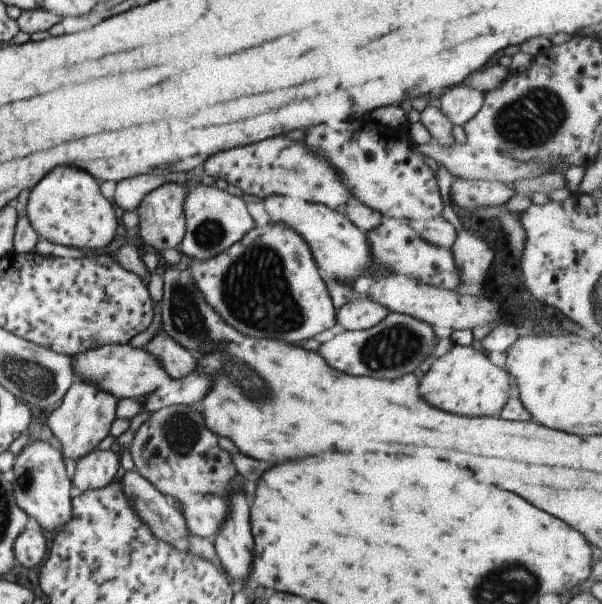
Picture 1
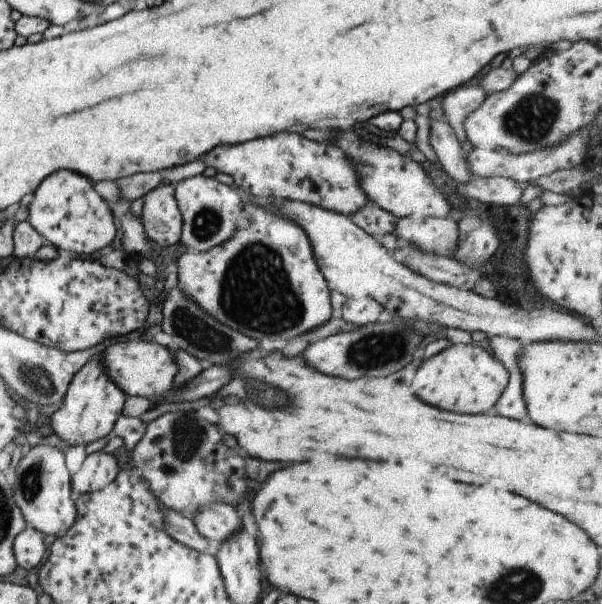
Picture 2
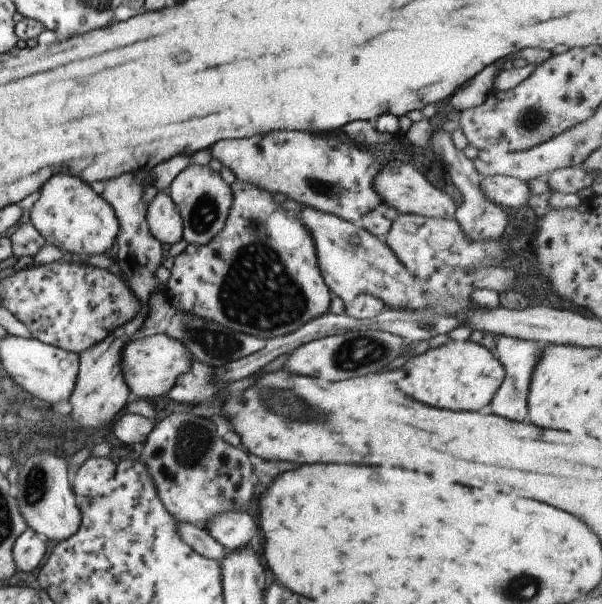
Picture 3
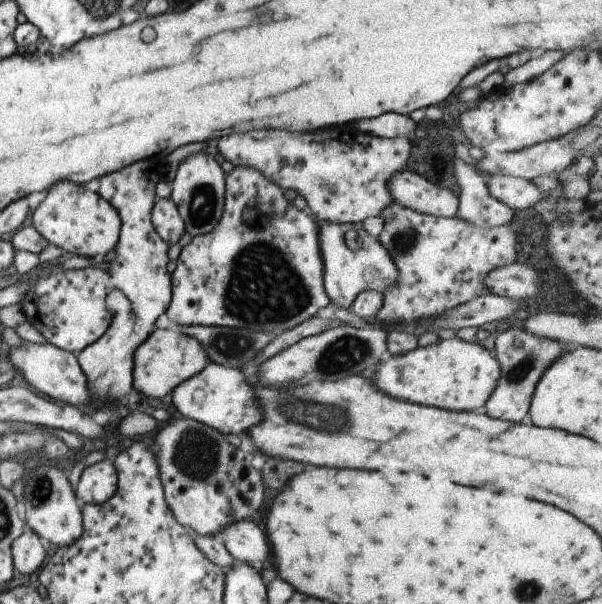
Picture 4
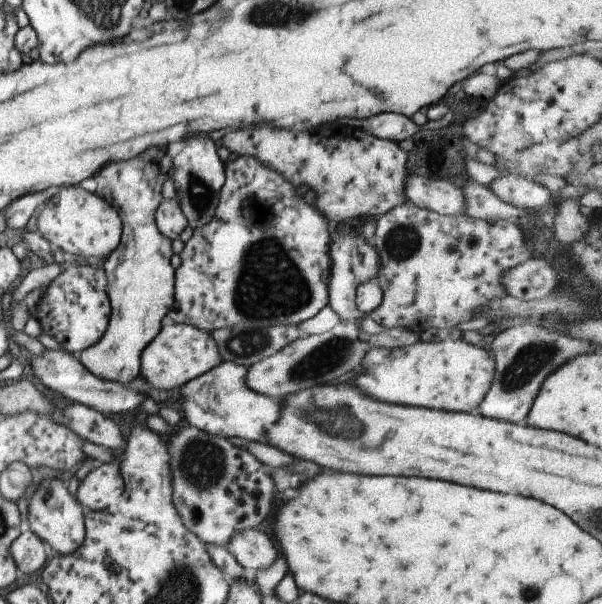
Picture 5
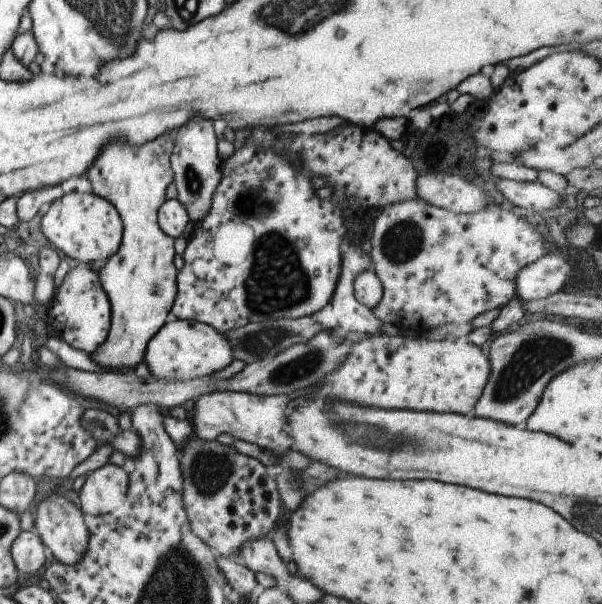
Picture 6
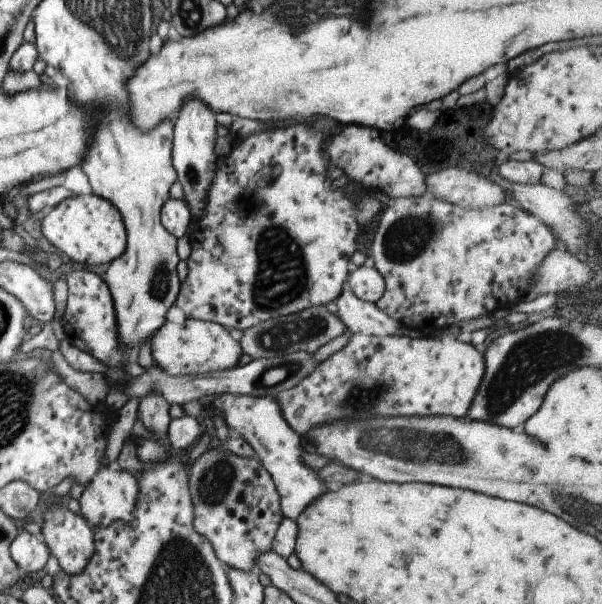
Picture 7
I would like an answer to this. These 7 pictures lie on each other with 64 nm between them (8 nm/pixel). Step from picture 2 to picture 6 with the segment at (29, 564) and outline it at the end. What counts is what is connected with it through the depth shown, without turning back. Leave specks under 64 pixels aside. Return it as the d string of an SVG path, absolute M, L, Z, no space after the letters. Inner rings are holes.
M32 530L20 531L11 543L10 555L16 569L23 574L37 572L50 560L46 546Z

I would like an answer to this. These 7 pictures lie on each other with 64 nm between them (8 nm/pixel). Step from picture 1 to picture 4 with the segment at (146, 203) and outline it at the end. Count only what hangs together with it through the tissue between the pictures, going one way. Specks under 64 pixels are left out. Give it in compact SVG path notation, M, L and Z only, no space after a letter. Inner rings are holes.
M159 198L151 208L151 224L157 236L169 246L175 244L185 232L185 225L170 198Z

